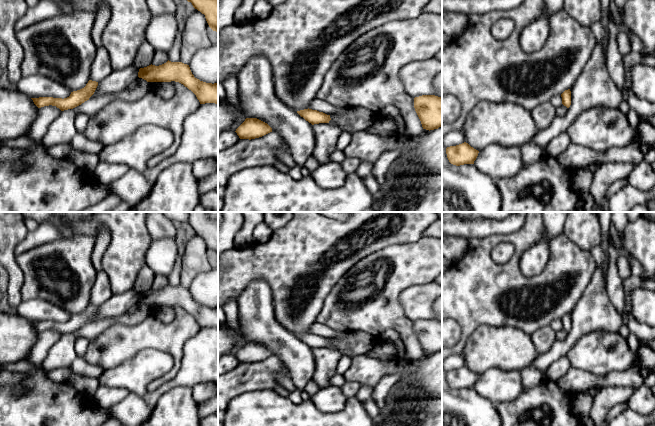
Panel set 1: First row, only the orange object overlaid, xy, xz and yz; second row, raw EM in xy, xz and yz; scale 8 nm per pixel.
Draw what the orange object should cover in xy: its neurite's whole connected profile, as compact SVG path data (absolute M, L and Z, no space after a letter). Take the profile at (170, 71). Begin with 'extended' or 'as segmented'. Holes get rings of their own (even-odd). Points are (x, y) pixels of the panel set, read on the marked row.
as segmented; M171 62L140 68L138 77L147 82L179 82L191 90L200 104L218 104L218 83L206 83L195 78L189 65L182 62Z

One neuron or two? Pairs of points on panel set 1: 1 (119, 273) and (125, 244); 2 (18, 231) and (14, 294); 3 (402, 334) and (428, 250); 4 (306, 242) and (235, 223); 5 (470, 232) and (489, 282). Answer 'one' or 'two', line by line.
1: one
2: one
3: one
4: two
5: two

